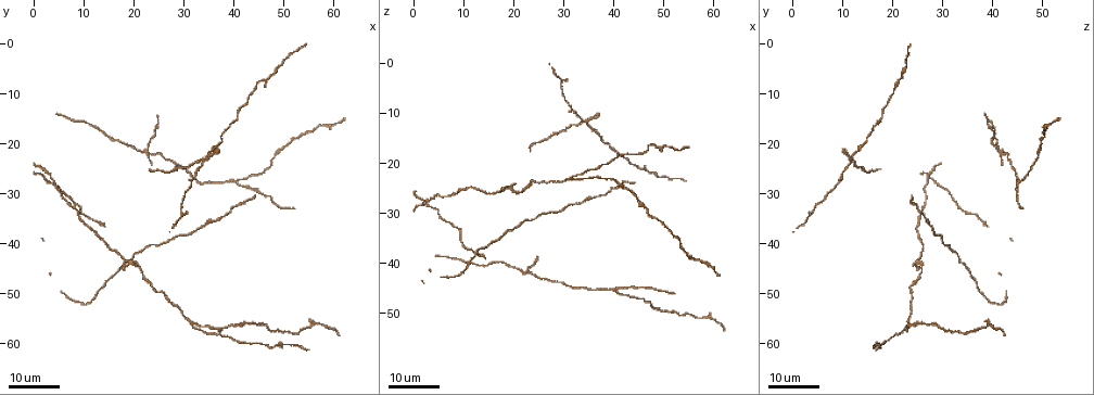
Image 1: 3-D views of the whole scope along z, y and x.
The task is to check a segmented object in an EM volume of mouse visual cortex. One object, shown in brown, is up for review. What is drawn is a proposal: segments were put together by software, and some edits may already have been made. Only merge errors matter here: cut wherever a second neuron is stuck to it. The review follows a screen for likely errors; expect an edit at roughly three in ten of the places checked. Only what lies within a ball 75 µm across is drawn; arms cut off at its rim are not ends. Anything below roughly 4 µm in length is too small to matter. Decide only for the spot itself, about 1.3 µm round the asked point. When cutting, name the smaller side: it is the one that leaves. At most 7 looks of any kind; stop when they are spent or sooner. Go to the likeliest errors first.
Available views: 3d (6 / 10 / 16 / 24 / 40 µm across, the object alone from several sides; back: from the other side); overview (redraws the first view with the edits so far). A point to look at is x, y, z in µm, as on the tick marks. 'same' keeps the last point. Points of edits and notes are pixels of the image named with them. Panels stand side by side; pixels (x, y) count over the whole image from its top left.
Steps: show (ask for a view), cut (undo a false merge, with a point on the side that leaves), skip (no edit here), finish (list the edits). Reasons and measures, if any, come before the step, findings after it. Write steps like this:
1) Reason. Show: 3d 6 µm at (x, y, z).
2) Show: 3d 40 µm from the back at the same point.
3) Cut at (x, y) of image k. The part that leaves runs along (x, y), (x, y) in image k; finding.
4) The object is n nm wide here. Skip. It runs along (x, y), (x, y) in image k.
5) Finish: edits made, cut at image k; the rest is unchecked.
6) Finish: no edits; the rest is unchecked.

Four or more arms meet. Show: 3d 16 µm at (22.5, 22.0, 41.5).

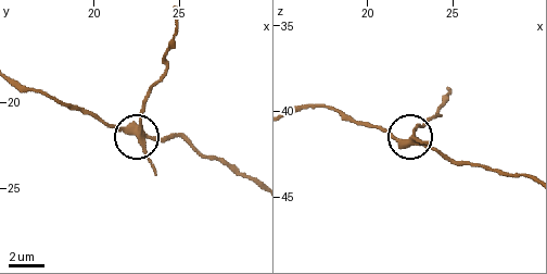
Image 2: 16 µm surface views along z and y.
Show: 3d 10 µm at (22.6, 21.6, 41.4).

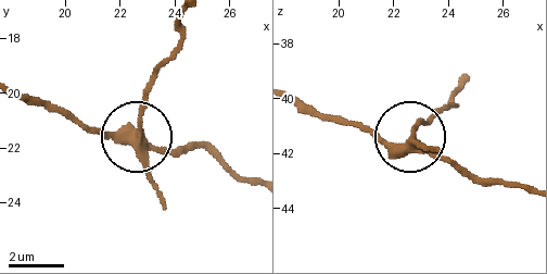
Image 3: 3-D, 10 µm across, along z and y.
Cut at (150, 182) of image 3. The part that leaves runs along (141, 138), (153, 71), (181, 36), (183, 22) in image 3; two neurons meet here.

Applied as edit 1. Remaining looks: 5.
Branch point. Show: 3d 24 µm at (40.0, 27.0, 45.0).

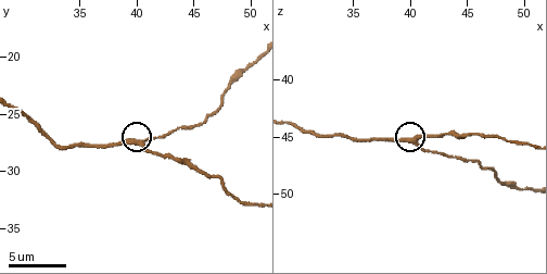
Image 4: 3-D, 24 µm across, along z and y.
Show: 3d 10 µm at (40.6, 27.6, 45.4).

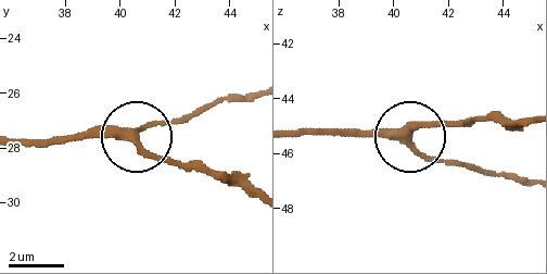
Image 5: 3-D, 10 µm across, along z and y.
3 arms meet here. Skip. It runs along (293, 134), (410, 134), (459, 123) in image 5; continuous, no second neuron.

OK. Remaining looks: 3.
A fork. Show: 3d 16 µm at (34.0, 23.5, 12.0).

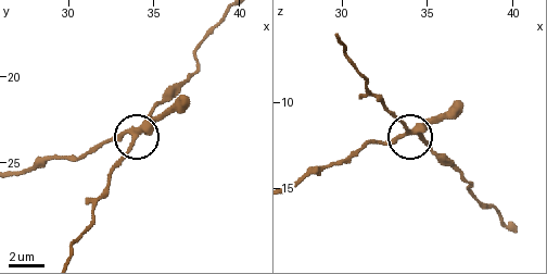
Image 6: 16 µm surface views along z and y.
Show: 3d 6 µm at (33.7, 23.1, 12.0).

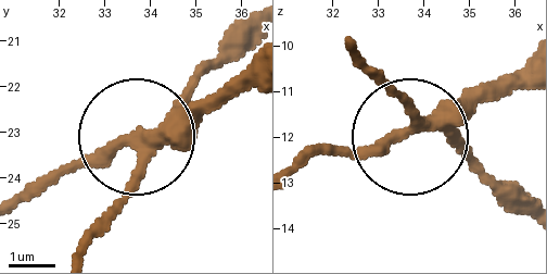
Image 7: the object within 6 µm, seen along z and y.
Cut at (102, 166) of image 7. The part that leaves runs along (160, 134), (117, 138), (24, 192) in image 7; two neurons meet here.

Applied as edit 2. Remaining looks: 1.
Finish: edits made, cut at image 3, cut at image 7; the rest is unchecked.

